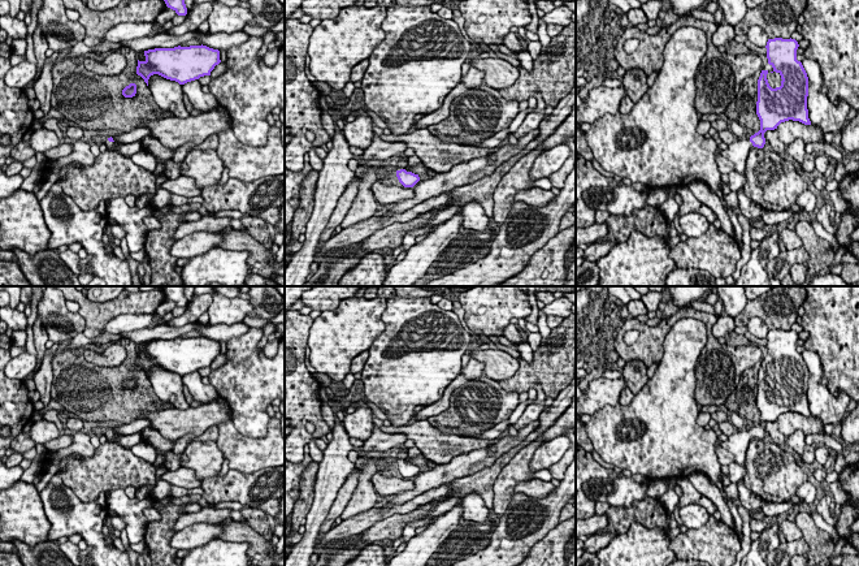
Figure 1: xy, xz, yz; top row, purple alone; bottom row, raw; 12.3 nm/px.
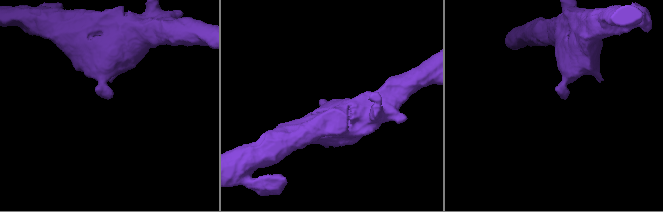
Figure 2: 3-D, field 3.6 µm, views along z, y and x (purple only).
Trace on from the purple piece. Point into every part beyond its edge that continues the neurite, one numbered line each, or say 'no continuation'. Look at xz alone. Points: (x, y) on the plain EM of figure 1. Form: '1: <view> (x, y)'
1: xz (403, 452)

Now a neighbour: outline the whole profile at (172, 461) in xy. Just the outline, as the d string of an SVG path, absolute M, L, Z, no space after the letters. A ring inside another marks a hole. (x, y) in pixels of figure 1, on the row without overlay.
M155 450L157 455L164 455L165 457L165 466L169 471L175 471L181 466L181 454L175 454L174 451L159 451Z

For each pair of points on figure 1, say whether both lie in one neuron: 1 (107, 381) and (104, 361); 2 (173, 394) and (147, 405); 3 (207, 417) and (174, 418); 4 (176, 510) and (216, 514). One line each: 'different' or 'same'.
1: different
2: different
3: same
4: different

